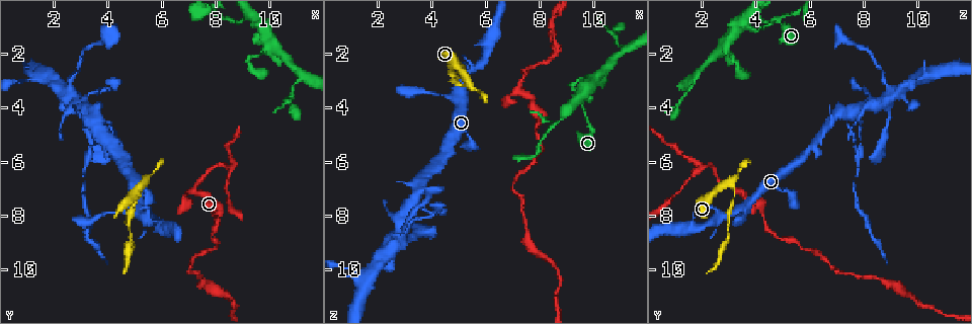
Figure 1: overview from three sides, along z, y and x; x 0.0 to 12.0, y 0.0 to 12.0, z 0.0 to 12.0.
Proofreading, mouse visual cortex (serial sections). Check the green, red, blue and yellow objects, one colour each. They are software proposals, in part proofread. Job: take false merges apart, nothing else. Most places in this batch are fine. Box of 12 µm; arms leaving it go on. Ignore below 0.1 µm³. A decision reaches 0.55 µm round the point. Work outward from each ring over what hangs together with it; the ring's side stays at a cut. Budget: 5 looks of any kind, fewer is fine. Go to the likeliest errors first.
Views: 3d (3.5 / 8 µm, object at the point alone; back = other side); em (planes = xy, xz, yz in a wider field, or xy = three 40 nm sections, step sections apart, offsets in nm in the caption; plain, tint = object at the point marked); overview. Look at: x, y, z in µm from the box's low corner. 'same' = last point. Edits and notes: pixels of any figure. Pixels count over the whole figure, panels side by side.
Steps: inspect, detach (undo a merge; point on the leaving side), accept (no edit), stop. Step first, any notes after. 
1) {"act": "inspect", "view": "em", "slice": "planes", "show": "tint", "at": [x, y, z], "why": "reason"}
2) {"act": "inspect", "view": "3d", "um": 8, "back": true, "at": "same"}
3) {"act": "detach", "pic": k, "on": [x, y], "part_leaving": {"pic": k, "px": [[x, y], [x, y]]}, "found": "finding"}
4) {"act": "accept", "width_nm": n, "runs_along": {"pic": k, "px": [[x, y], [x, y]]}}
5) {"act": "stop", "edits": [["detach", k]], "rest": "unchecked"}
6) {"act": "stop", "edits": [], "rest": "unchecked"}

{"act": "inspect", "view": "3d", "um": 8, "at": [7.1, 7.0, 3.3], "why": "abrupt turn"}

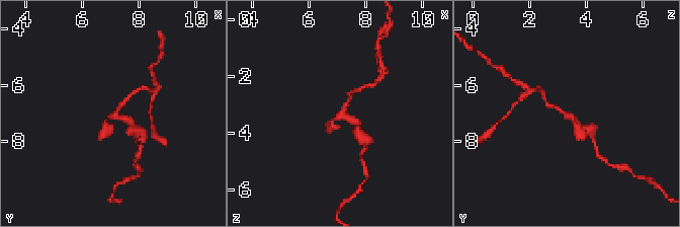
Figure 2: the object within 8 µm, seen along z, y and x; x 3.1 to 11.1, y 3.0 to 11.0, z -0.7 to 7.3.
{"act": "inspect", "view": "3d", "um": 3.5, "at": [7.2, 7.0, 3.3], "why": "closer look"}

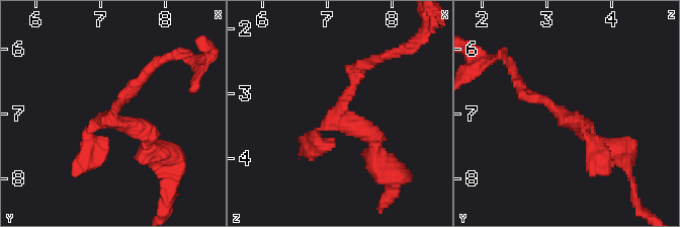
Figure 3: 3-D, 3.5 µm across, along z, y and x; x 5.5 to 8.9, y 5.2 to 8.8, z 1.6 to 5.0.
{"act": "accept", "runs_along": {"pic": 3, "px": [[610, 149], [519, 84]]}, "found": "continuous, no second cell"}

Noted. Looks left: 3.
{"act": "inspect", "view": "3d", "um": 3.5, "at": [8.6, 6.2, 2.1], "why": "branch point"}

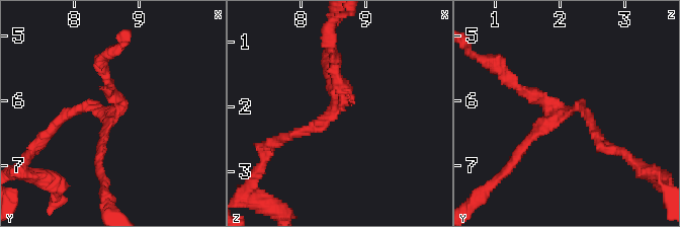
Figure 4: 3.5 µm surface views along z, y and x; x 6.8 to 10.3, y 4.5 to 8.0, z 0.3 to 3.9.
{"act": "inspect", "view": "em", "slice": "xy", "step": 3, "show": "tint", "at": [8.55, 6.20, 2.10], "arms": 3, "arm_widths_nm": [150, 150, 150], "why": "need the tissue"}

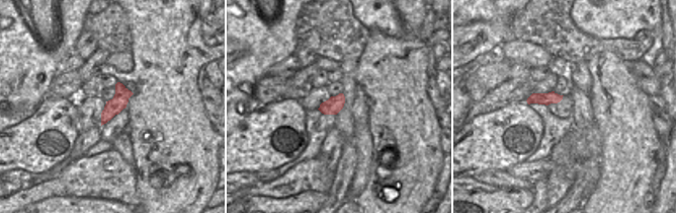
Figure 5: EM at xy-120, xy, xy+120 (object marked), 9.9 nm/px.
{"act": "inspect", "view": "em", "slice": "planes", "show": "tint", "at": "same", "why": "cut it another way"}

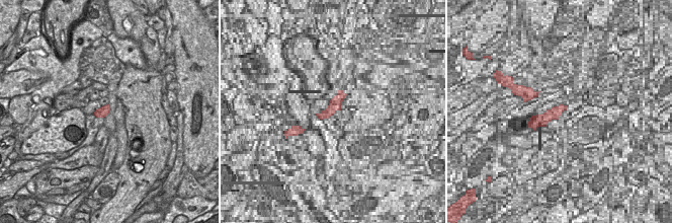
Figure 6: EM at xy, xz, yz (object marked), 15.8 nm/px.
{"act": "accept", "runs_along": {"pic": 4, "px": [[278, 139], [334, 114], [328, 64]]}, "found": "one cell here"}

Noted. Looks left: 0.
{"act": "stop", "edits": [], "rest": "unchecked"}

